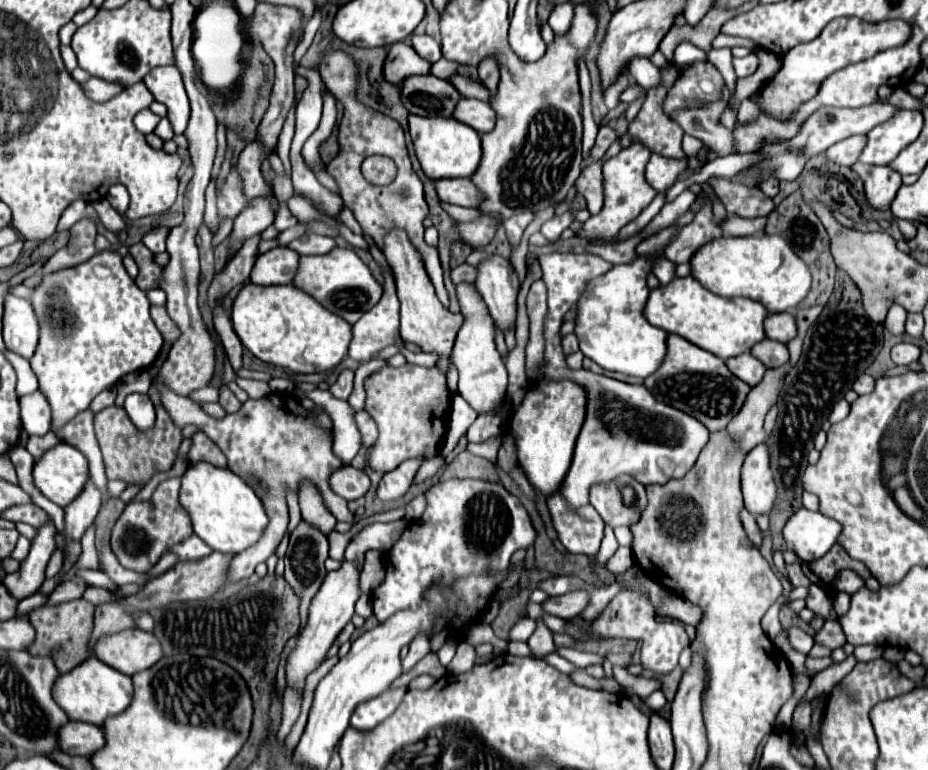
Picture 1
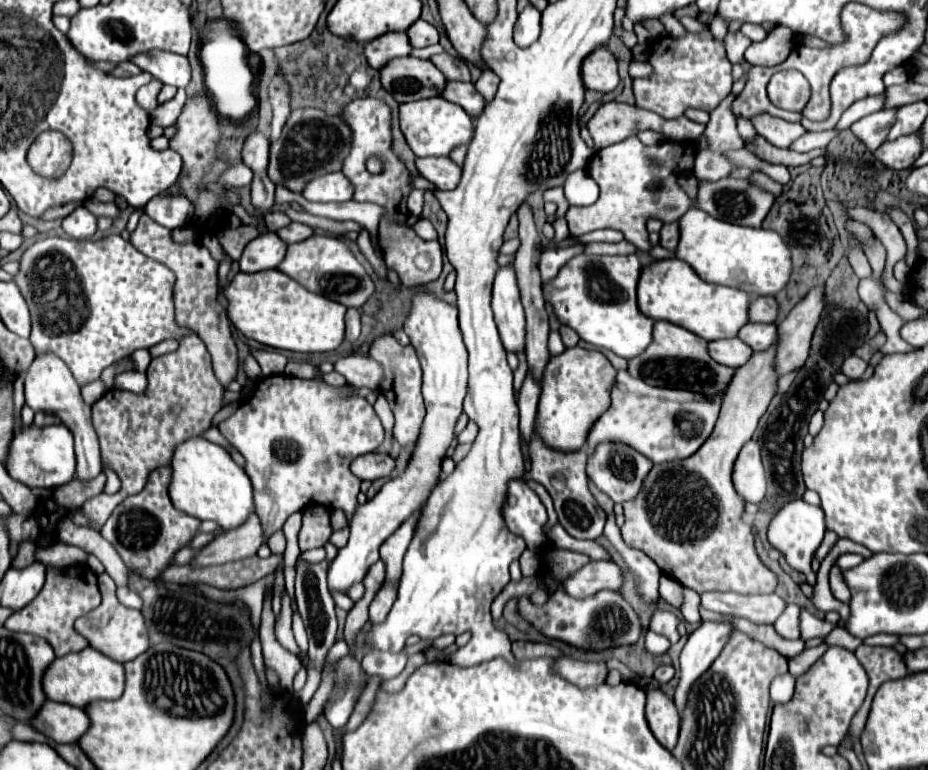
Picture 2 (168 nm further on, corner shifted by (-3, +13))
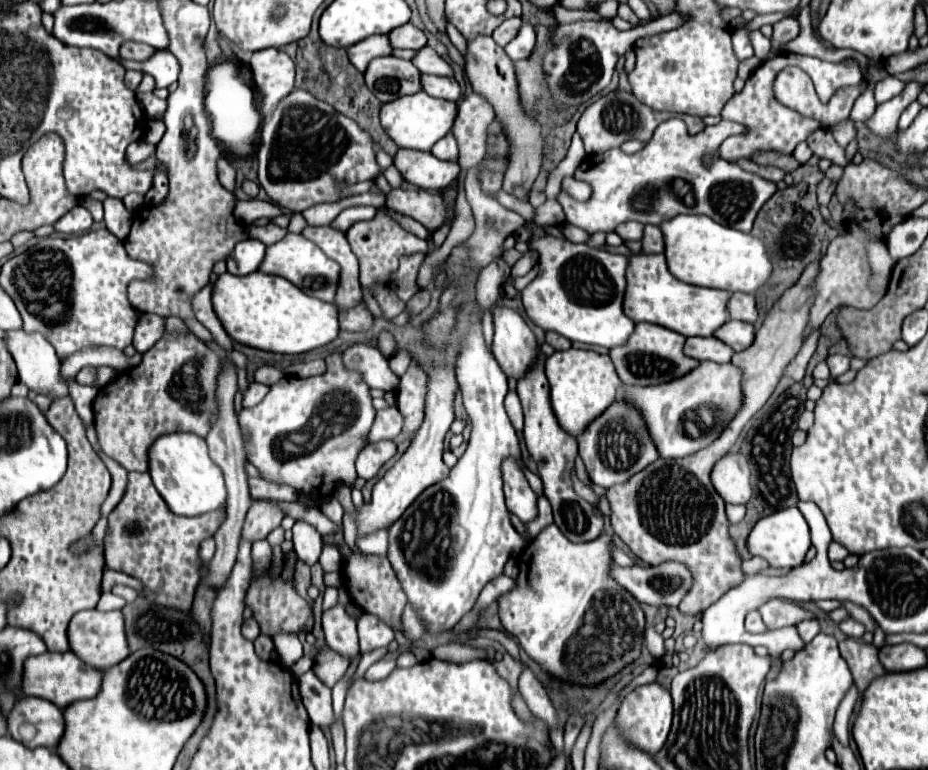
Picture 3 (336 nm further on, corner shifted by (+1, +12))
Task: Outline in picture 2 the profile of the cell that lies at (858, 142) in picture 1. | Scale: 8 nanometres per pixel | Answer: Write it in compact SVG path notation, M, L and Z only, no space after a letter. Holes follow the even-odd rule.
M882 109L878 113L866 115L866 117L858 119L850 129L860 141L864 141L864 145L870 151L874 151L886 141L886 133L890 131L890 125L894 125L896 111L898 109Z

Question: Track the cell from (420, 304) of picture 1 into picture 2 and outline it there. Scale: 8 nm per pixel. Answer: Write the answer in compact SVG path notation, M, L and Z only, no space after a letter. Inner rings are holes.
M426 293L416 295L412 299L412 311L404 323L404 331L410 337L424 371L422 395L426 403L426 417L406 469L398 477L384 483L384 487L370 501L354 509L354 517L350 521L348 545L338 551L336 559L330 563L330 575L328 575L328 587L338 589L342 593L350 585L360 583L366 577L368 569L380 559L378 557L380 545L414 511L418 511L424 505L430 491L438 483L446 449L454 439L454 427L458 417L462 415L462 401L468 389L468 383L466 383L468 353L462 343L462 333L458 329L458 309L432 295L426 295Z

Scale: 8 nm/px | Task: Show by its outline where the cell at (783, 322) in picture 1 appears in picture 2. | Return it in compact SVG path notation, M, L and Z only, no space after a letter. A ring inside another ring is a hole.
M756 297L750 301L750 321L752 323L774 323L778 305L774 297Z

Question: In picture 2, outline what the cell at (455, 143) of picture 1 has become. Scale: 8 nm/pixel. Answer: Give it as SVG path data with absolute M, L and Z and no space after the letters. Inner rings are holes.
M444 97L402 103L398 115L400 115L400 129L416 157L448 157L456 145L470 143L474 133L472 117L460 105L444 101Z

